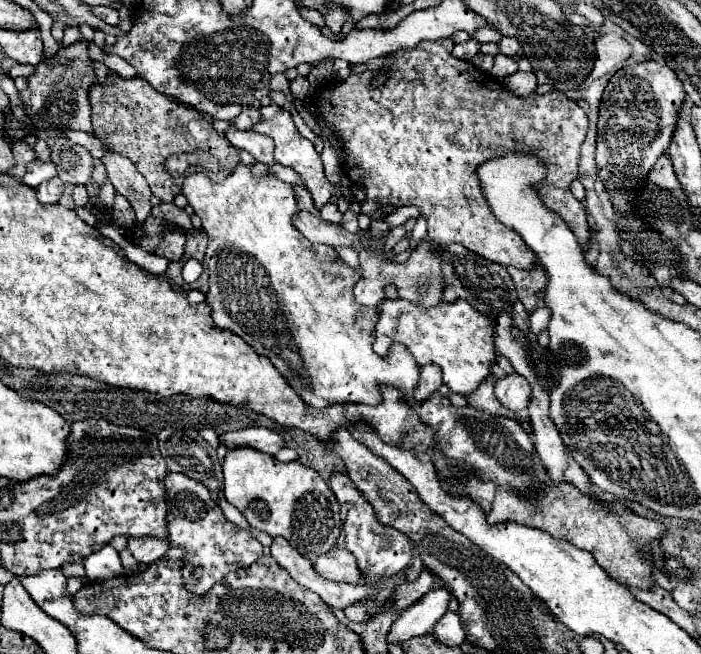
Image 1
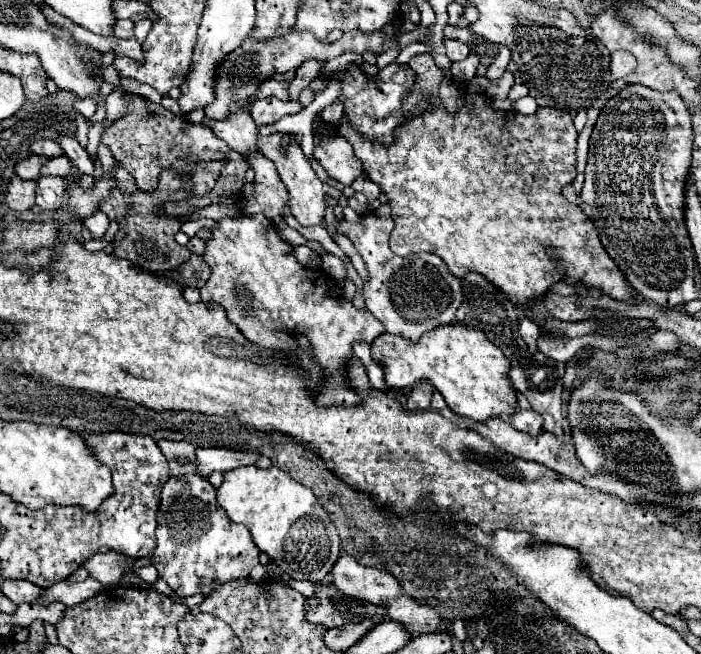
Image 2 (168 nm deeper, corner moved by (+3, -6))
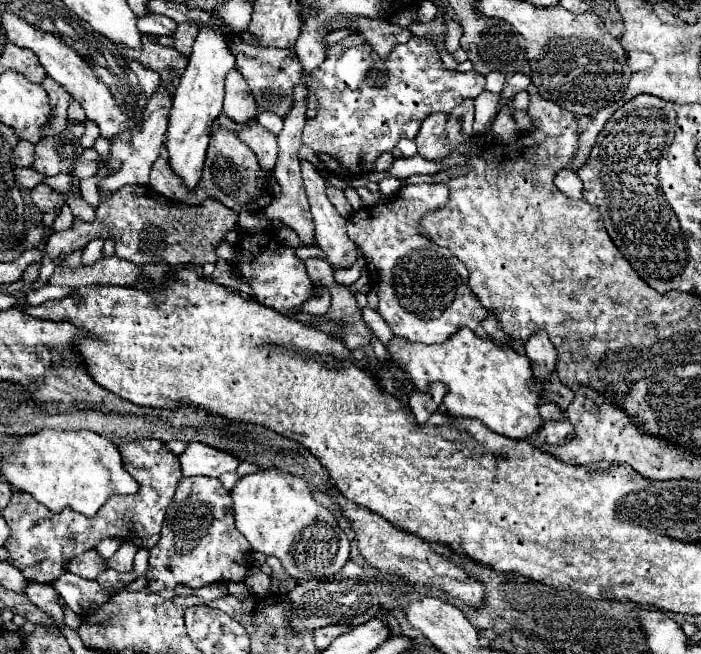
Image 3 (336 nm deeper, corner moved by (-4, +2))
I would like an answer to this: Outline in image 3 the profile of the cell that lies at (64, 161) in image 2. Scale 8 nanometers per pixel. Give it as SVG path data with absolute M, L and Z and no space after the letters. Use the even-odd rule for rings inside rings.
M84 149L82 157L76 161L76 165L72 169L72 175L80 177L80 179L96 175L98 173L98 163L96 161L98 161L98 153L94 149Z

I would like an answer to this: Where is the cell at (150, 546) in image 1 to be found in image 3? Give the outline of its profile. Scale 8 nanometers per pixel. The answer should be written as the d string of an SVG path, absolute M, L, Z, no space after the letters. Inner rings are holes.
M90 549L90 551L74 557L74 561L68 563L68 571L76 573L80 577L86 577L86 579L96 579L106 569L108 569L106 559L96 549Z

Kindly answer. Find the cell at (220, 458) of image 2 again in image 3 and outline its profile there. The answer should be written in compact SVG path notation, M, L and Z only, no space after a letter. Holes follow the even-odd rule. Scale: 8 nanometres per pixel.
M190 443L188 449L180 455L182 473L186 477L192 475L208 475L208 477L220 477L222 473L236 471L240 465L240 459L232 453L202 445L202 443Z

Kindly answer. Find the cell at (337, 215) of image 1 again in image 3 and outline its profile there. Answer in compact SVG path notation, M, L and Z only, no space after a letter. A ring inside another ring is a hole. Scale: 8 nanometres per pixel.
M444 183L404 185L390 201L378 203L374 207L364 207L348 219L348 237L360 247L366 259L370 281L376 287L376 293L380 299L378 303L380 315L388 321L388 325L398 337L404 337L408 341L420 341L426 345L444 341L446 337L456 333L456 329L460 327L468 327L476 331L478 323L486 317L486 309L480 305L480 301L476 301L476 295L472 295L472 291L466 287L468 283L466 267L458 259L454 259L454 255L448 248L437 246L418 233L418 227L416 227L418 219L424 213L438 209L446 201L448 201L448 187Z

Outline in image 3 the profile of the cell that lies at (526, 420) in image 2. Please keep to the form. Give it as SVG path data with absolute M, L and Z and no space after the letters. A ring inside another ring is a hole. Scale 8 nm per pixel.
M554 419L542 423L542 427L536 433L536 439L540 443L562 443L570 435L572 435L572 425L564 419Z

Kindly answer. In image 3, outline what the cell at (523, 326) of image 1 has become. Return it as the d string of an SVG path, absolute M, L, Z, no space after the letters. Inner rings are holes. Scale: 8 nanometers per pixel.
M536 331L526 343L526 357L530 359L534 379L550 377L556 367L556 349L548 339L548 333Z

